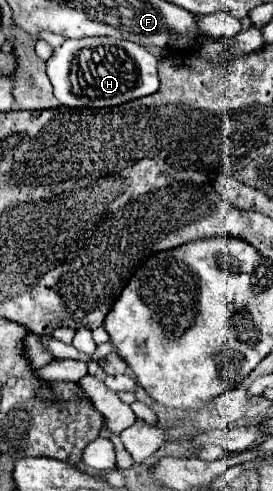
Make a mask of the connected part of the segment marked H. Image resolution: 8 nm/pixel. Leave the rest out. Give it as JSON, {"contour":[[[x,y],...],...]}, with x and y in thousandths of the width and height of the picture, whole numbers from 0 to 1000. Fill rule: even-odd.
{"contour":[[[407,75],[238,79],[172,124],[172,153],[201,198],[238,218],[421,218],[582,181],[582,120],[516,92]]]}

